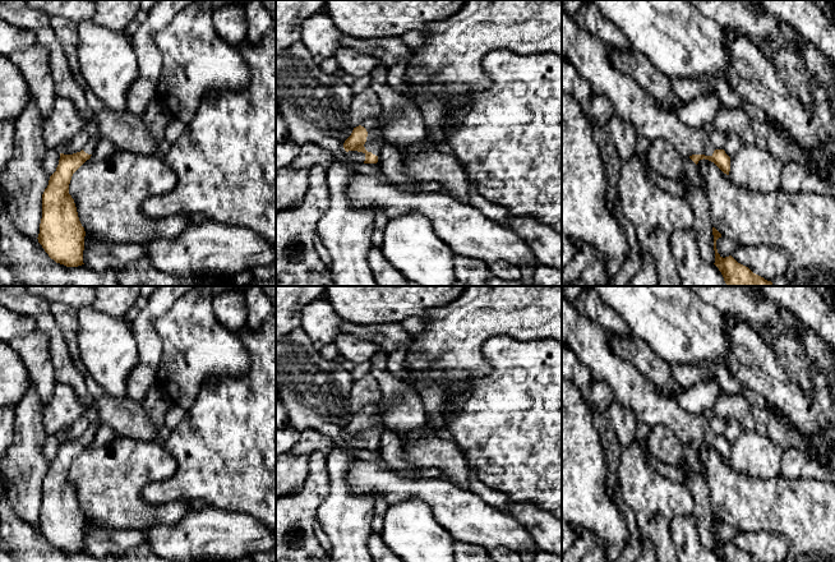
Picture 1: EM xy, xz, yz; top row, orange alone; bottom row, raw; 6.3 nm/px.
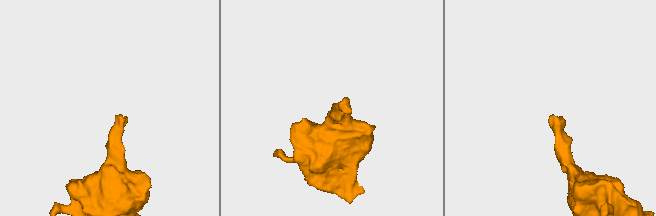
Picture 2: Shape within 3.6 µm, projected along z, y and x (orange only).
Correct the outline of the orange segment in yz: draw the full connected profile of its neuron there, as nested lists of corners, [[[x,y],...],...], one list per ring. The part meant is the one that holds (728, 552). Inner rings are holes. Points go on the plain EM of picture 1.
[[[712,513],[714,521],[714,536],[715,536],[715,552],[719,554],[723,562],[758,562],[753,559],[748,553],[738,549],[732,542],[723,544],[716,535],[716,526],[721,524],[721,520]]]

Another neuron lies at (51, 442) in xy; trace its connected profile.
[[[46,436],[45,446],[43,446],[43,455],[49,461],[52,461],[56,457],[60,446],[60,437],[59,436]]]

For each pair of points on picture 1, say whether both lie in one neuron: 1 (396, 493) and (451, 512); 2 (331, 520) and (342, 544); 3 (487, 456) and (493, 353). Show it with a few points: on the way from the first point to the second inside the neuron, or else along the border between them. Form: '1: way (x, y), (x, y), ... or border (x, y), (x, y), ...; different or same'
1: way (410, 491), (429, 491), (437, 498); same
2: way (337, 526), (342, 531), (342, 538); same
3: way (498, 431), (498, 378); same

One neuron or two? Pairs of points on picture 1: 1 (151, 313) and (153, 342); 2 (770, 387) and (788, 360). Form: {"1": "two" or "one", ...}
{"1": "one", "2": "two"}

